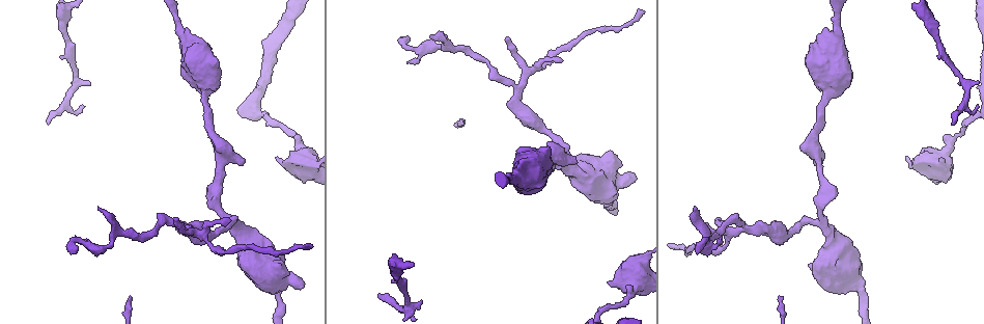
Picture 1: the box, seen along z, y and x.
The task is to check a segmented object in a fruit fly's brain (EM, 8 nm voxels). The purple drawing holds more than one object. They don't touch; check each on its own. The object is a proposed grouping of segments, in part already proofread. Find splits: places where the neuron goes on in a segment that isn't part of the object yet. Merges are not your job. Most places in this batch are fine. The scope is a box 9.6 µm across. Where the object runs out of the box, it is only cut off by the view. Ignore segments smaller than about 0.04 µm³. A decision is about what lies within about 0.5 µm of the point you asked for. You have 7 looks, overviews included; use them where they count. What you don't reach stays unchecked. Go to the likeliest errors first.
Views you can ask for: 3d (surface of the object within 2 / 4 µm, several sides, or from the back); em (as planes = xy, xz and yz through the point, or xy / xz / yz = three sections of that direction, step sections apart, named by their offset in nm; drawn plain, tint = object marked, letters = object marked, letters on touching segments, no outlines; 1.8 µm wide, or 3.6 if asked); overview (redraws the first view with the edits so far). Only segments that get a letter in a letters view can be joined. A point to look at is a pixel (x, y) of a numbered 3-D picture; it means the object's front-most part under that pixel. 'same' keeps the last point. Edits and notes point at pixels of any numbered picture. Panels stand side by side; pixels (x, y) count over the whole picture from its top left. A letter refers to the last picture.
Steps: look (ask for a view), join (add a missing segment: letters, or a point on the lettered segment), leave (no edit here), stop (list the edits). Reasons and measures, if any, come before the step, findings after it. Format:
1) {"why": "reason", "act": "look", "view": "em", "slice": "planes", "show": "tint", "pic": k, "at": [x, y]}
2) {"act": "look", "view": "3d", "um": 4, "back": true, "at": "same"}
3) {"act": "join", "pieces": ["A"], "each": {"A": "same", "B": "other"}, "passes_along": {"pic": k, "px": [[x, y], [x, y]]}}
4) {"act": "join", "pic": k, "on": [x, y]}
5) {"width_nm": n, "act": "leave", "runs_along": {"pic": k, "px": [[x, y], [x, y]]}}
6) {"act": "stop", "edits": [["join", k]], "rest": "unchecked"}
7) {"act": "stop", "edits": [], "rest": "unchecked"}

{"why": "tapers out", "act": "look", "view": "3d", "um": 2, "pic": 1, "at": [49, 122]}

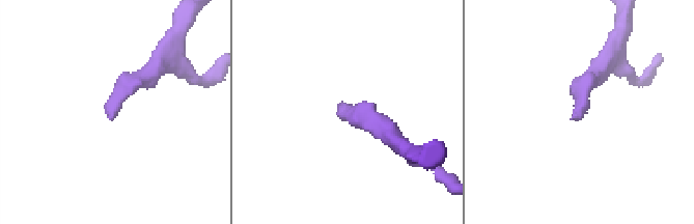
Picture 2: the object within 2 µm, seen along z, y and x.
{"why": "shape alone is not enough", "act": "look", "view": "em", "slice": "planes", "show": "letters", "pic": 2, "at": [573, 119]}

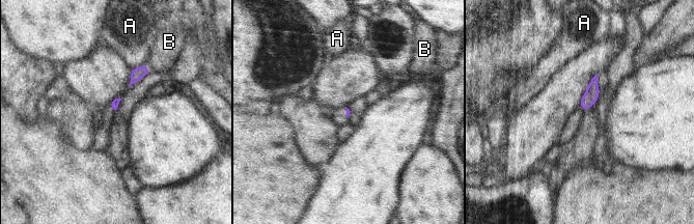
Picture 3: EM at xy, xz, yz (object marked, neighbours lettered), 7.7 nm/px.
{"act": "leave", "each": {"A": "other", "B": "other"}, "border": {"pic": 3, "px": [[145, 63], [131, 68]]}, "found": "no lettered segment goes on from it"}

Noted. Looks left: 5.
{"why": "branch stops here", "act": "look", "view": "em", "slice": "xy", "step": 16, "show": "tint", "pic": 1, "at": [430, 37]}

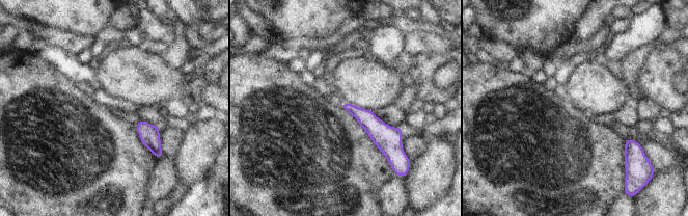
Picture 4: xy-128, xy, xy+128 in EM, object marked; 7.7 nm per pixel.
{"why": "see the neighbours", "act": "look", "view": "em", "slice": "xy", "step": 16, "show": "letters", "at": "same"}

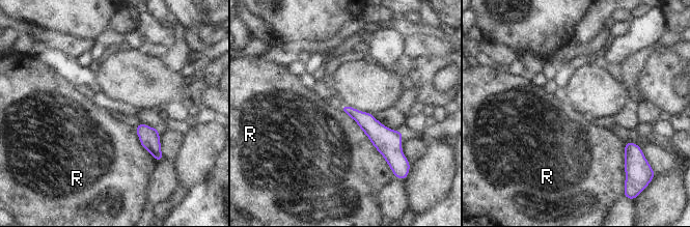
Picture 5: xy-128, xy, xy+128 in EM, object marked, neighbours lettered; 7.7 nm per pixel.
{"act": "leave", "each": {"R": "other"}, "runs_along": {"pic": 5, "px": [[343, 108], [387, 142], [398, 143]]}, "found": "none of them fits"}

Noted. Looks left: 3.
{"why": "free end", "act": "look", "view": "3d", "um": 2, "pic": 1, "at": [176, 219]}

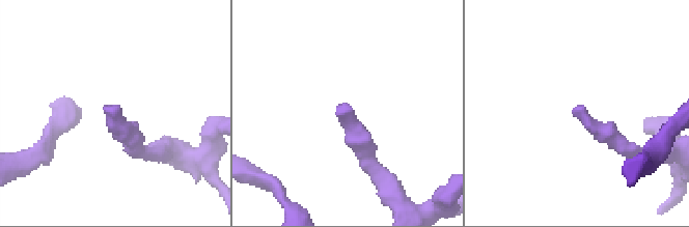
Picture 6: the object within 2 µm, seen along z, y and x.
{"act": "look", "view": "em", "slice": "xz", "step": 4, "show": "letters", "pic": 6, "at": [580, 105]}

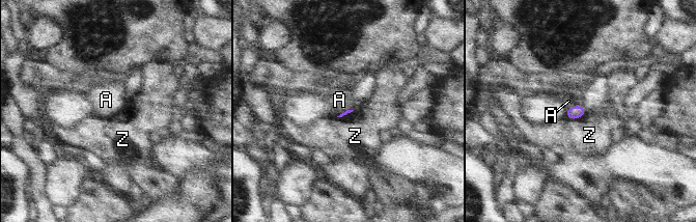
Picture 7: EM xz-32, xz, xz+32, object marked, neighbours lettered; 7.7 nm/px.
{"act": "leave", "each": {"A": "other", "Z": "other"}, "border": {"pic": 7, "px": [[587, 112], [576, 118], [565, 117]]}, "found": "none of them fits"}

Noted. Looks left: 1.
{"act": "stop", "edits": [], "rest": "unchecked"}

